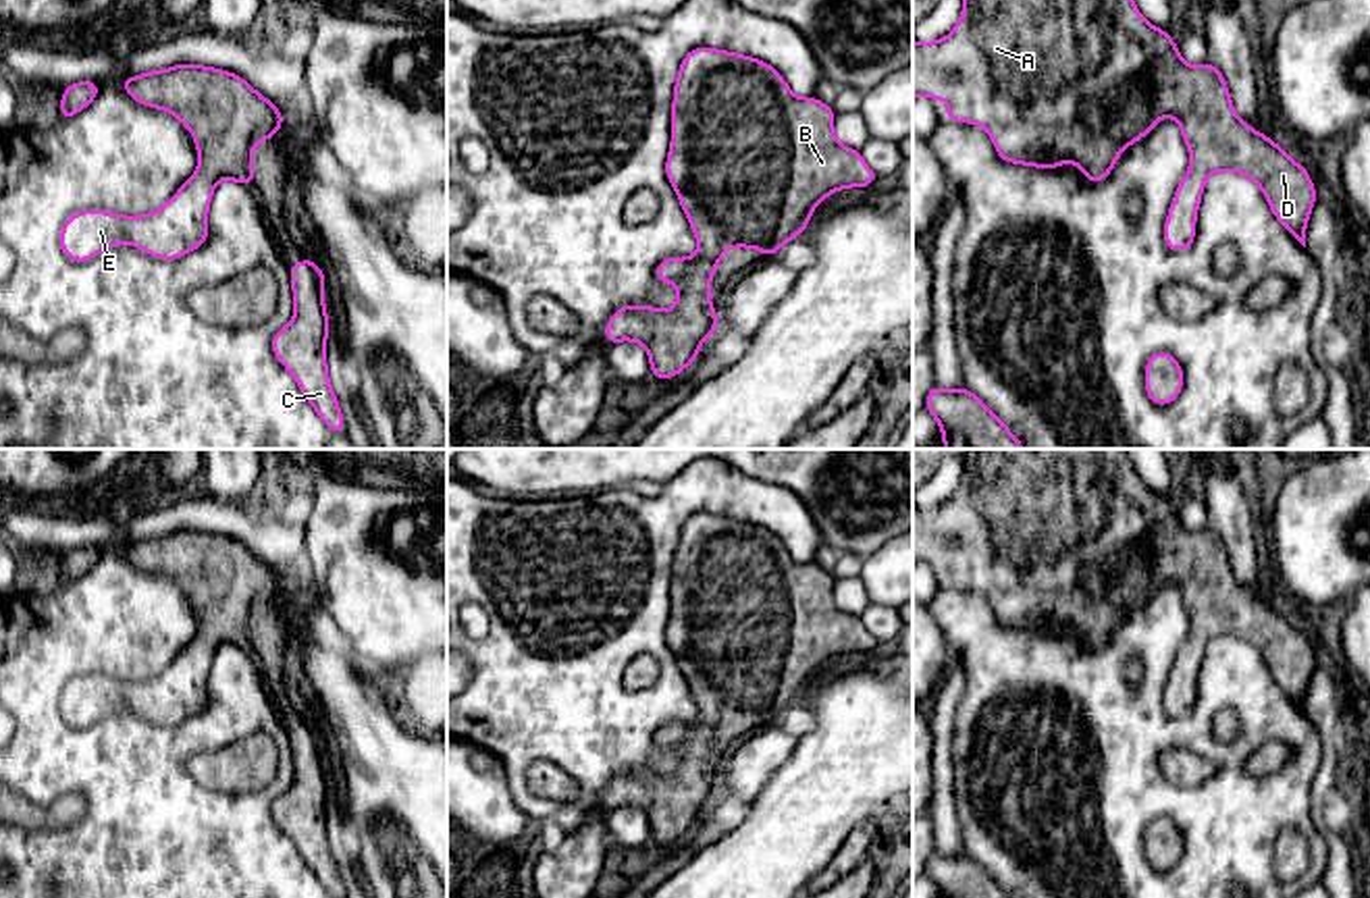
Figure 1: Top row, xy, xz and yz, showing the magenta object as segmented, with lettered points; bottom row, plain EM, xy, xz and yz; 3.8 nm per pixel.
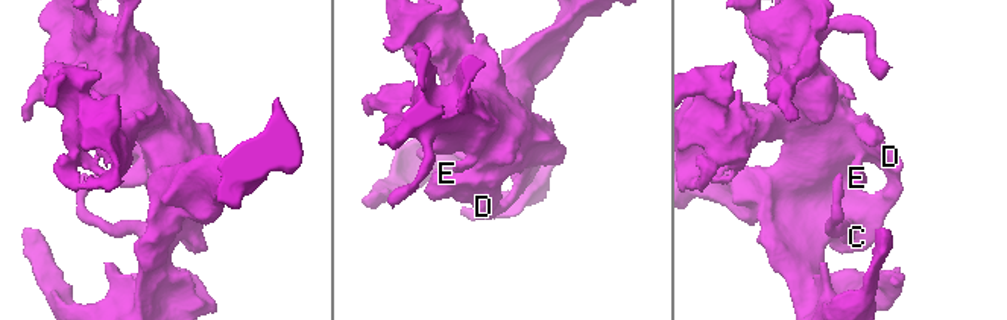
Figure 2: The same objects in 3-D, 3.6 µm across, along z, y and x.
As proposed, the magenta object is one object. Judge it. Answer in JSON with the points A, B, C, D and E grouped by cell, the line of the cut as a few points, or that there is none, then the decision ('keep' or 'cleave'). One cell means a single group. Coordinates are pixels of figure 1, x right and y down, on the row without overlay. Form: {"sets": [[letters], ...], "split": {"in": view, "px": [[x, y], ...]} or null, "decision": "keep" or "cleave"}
{"sets": [["A", "B", "C", "D", "E"]], "split": null, "decision": "keep"}

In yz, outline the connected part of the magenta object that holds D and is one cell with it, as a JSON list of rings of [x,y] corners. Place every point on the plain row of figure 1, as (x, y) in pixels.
[[[967,449],[963,459],[965,472],[948,503],[913,507],[913,563],[946,563],[946,582],[985,592],[1002,628],[1058,634],[1073,626],[1094,651],[1110,640],[1129,609],[1143,605],[1162,582],[1175,582],[1191,628],[1164,688],[1166,713],[1185,717],[1193,711],[1204,646],[1216,636],[1252,644],[1279,688],[1306,713],[1308,684],[1318,665],[1308,636],[1235,580],[1227,547],[1212,528],[1187,532],[1181,526],[1173,503],[1141,482],[1127,449]]]

